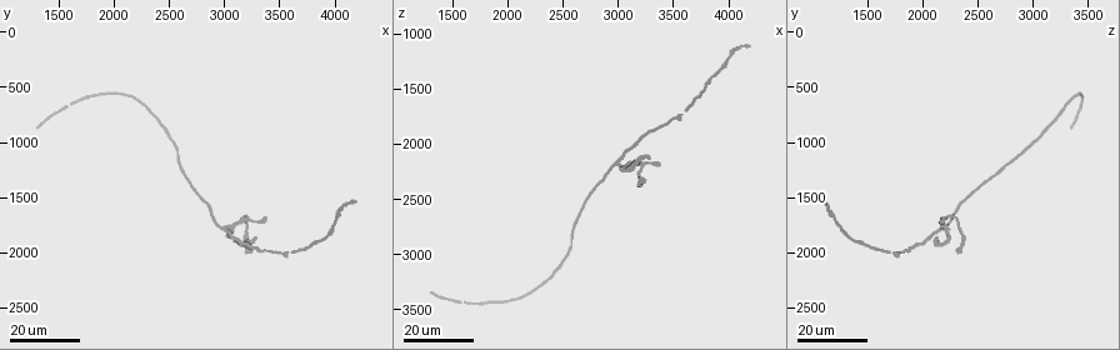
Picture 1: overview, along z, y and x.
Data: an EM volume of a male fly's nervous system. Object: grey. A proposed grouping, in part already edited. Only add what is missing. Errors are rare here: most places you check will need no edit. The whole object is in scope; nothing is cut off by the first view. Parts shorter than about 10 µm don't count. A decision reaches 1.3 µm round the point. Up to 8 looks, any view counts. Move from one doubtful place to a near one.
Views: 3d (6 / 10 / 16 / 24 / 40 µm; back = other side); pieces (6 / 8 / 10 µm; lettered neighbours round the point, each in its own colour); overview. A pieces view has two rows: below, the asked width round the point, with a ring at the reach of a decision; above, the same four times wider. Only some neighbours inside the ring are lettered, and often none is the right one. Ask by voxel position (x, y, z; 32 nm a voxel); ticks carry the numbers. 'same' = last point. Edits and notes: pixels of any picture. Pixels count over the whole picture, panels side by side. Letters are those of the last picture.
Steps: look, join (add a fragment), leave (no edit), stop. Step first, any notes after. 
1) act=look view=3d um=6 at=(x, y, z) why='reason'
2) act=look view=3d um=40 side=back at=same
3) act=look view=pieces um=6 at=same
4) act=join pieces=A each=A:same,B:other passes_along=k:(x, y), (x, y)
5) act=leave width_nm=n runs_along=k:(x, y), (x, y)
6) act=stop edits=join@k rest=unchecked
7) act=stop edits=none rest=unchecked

act=look view=3d um=16 at=(4200, 1520, 1120) why='an open end'

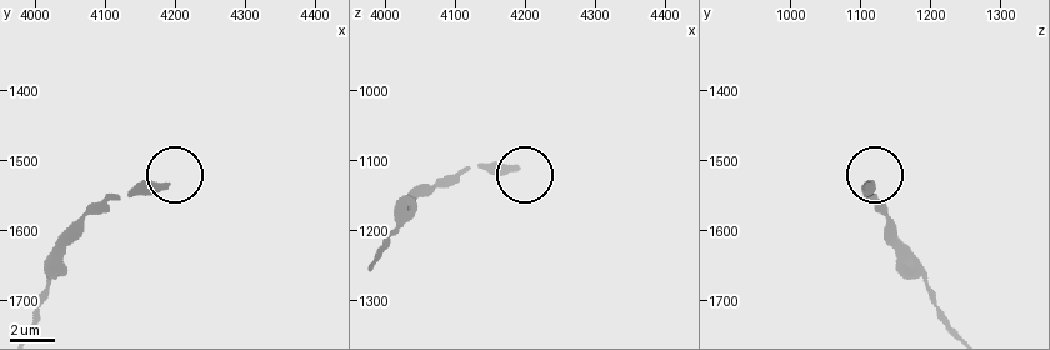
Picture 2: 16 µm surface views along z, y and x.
act=look view=pieces um=6 at=(4185, 1535, 1110)

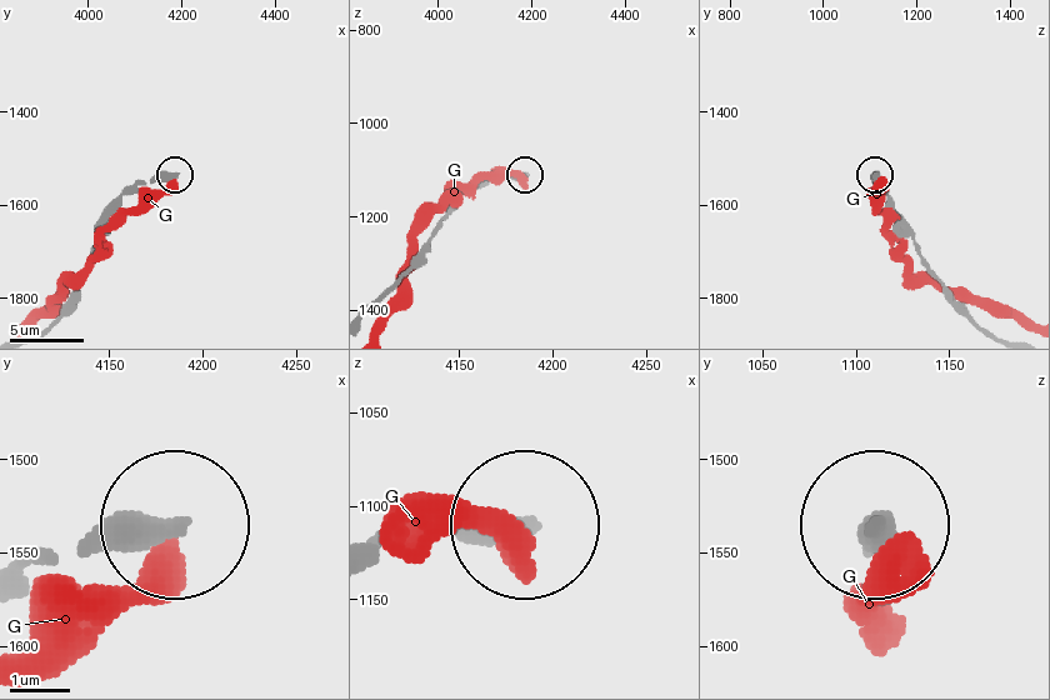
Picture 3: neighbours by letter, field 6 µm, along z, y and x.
act=leave width_nm=340 each=G:other runs_along=3:(981, 328), (923, 256), (913, 230), (874, 175) found='none of them fits'

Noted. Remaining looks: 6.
act=look view=3d um=16 at=(3360, 1680, 2180) why='free end'

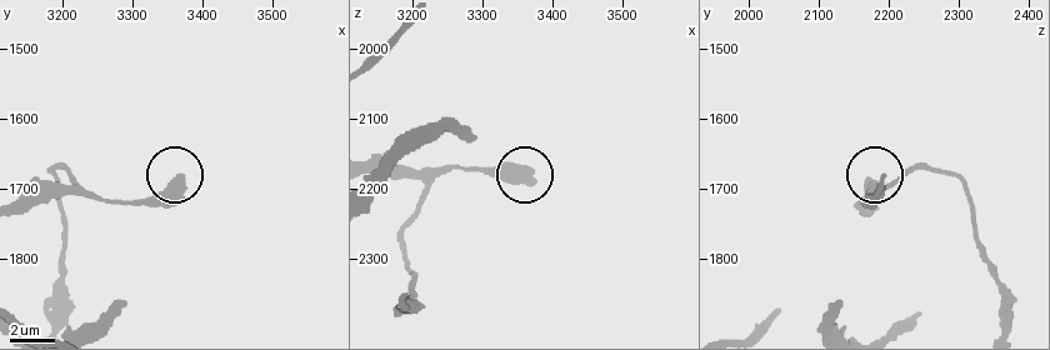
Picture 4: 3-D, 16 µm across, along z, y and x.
act=look view=pieces um=8 at=(3370, 1680, 2190)

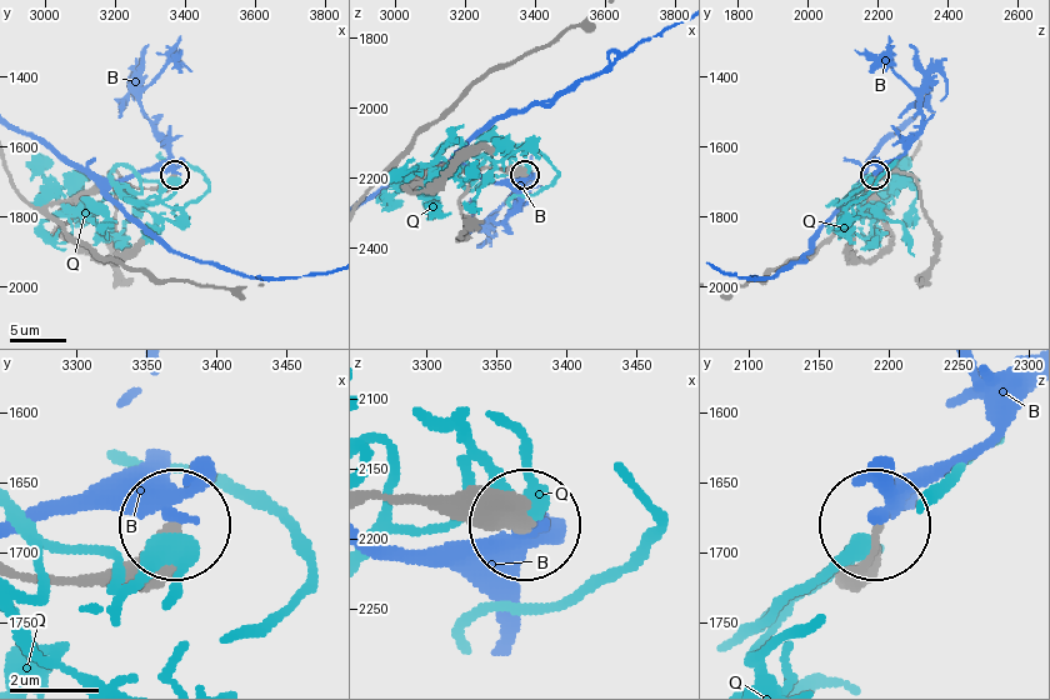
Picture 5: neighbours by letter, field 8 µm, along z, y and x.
act=leave each=B:other,Q:other found='none of them fits'

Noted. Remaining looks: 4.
act=look view=3d um=16 at=(3240, 2000, 2340) why='long arm stops here'

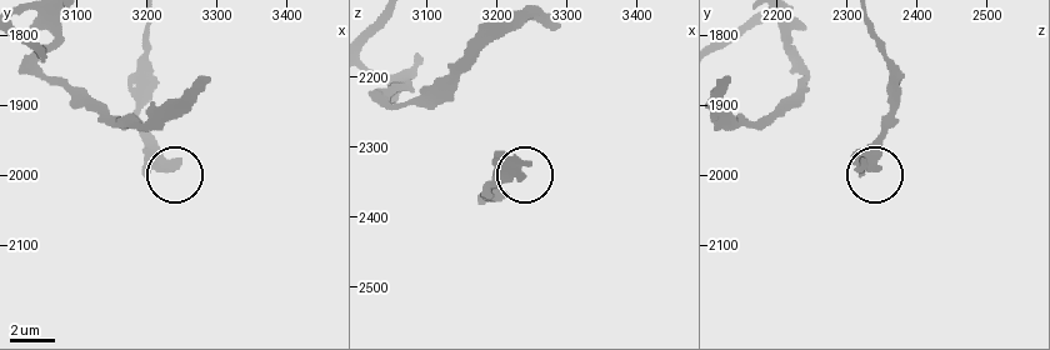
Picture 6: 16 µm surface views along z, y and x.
act=look view=pieces um=6 at=(3240, 1990, 2325)

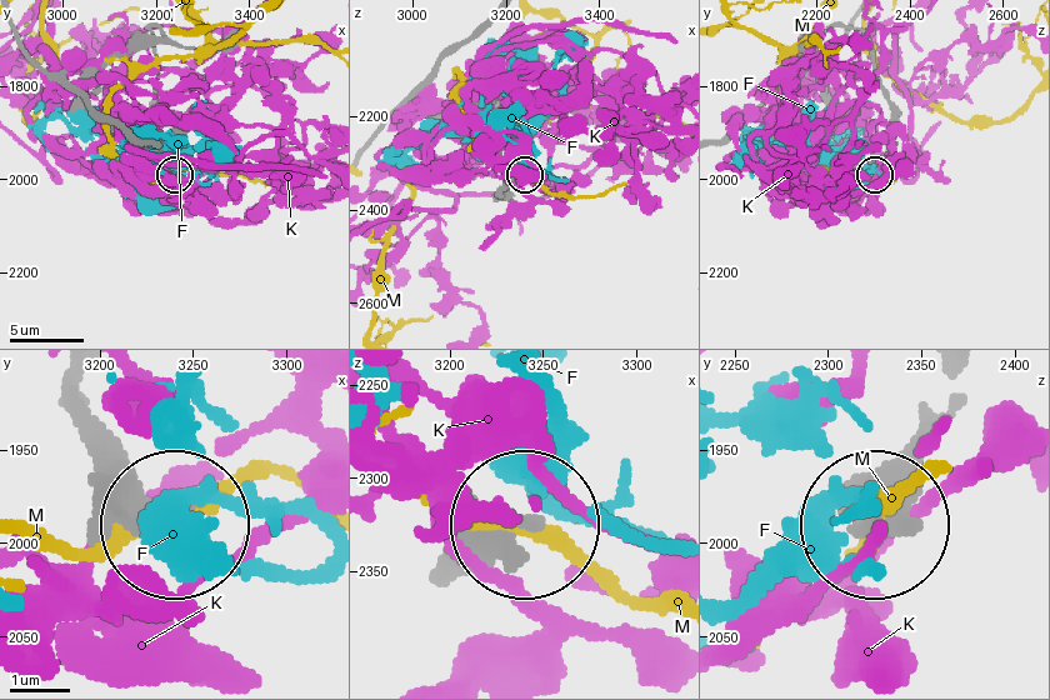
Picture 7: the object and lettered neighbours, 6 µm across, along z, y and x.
act=leave width_nm=420 each=F:other,K:other,M:other runs_along=7:(455, 578), (520, 528) found='none of them fits'

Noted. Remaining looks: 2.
act=look view=3d um=24 at=(3280, 1860, 2120) why='branch stops here'

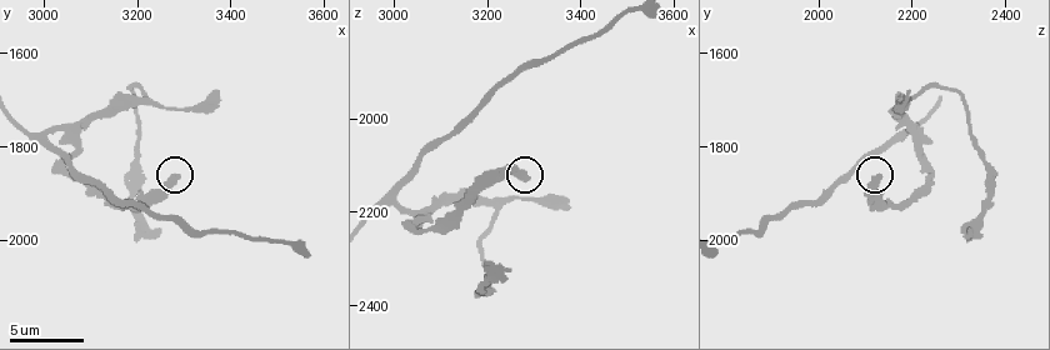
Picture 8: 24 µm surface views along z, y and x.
act=look view=pieces um=6 at=(3280, 1865, 2125)

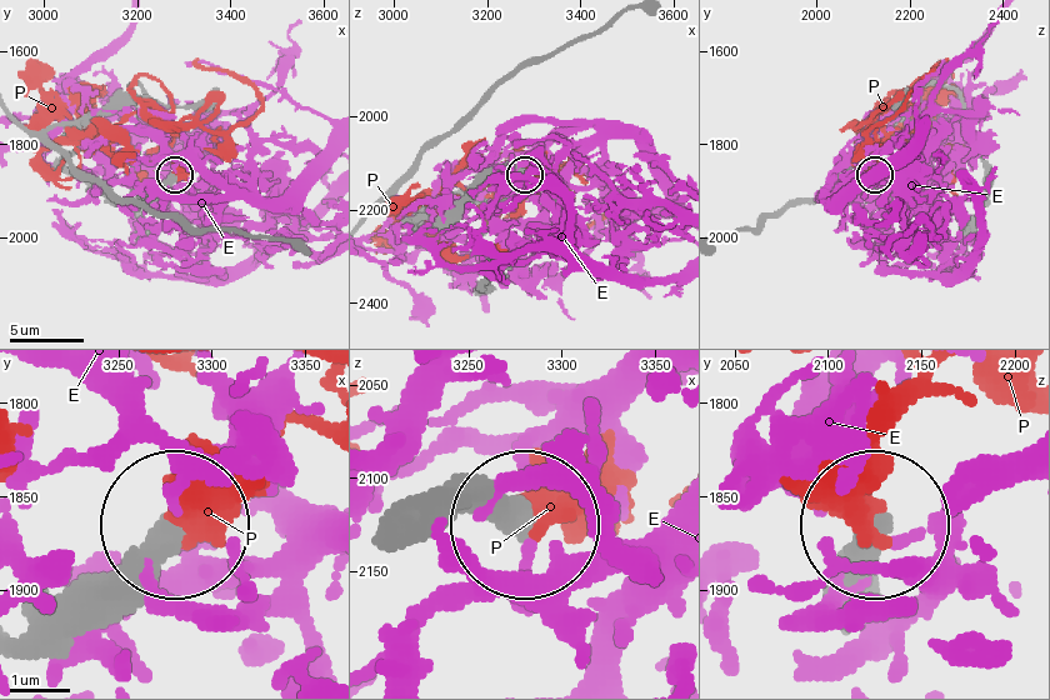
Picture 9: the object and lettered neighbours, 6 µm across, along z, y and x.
act=leave each=E:other,P:other found='no lettered fragment goes on from it'

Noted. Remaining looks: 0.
act=stop edits=none rest=unchecked

